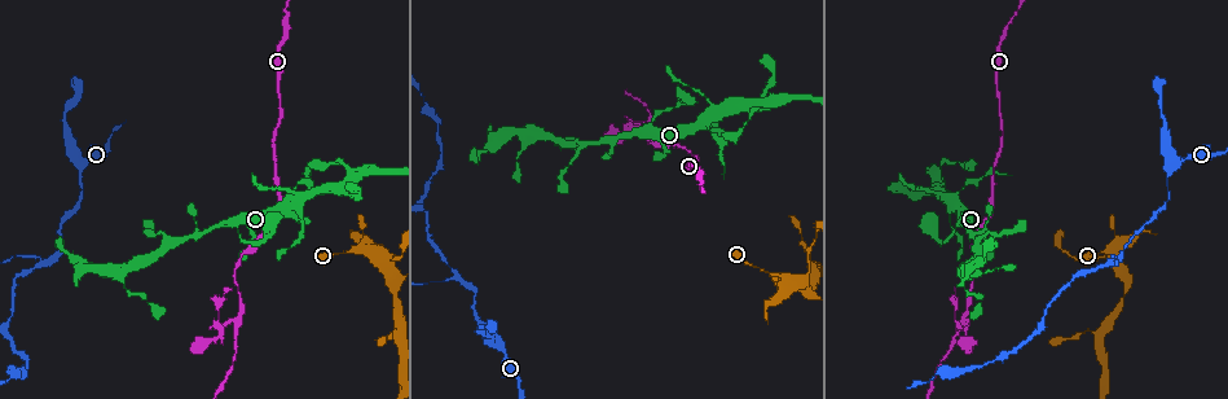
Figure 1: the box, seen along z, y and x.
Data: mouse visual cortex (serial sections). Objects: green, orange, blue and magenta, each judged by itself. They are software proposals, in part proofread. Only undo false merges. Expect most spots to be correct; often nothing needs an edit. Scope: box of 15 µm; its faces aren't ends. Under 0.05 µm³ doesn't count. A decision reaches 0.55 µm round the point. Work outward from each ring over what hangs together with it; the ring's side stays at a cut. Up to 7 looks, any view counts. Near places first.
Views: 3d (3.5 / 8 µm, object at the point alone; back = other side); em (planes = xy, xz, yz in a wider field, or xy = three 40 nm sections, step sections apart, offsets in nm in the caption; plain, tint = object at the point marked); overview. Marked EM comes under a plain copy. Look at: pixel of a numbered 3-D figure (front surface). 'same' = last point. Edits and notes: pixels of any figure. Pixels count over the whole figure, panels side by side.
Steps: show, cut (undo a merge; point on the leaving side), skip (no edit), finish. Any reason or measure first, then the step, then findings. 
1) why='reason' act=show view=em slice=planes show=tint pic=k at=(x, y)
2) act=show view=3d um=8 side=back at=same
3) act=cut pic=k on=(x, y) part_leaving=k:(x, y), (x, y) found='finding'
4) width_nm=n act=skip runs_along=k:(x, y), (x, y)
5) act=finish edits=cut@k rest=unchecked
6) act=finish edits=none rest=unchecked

why='two arms in line, one across' act=show view=3d um=3.5 pic=1 at=(1112, 261)

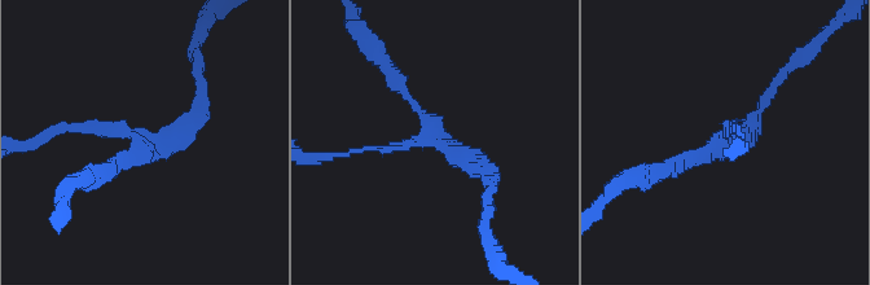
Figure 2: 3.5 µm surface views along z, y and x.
act=show view=em slice=xy step=5 show=tint pic=2 at=(443, 144)

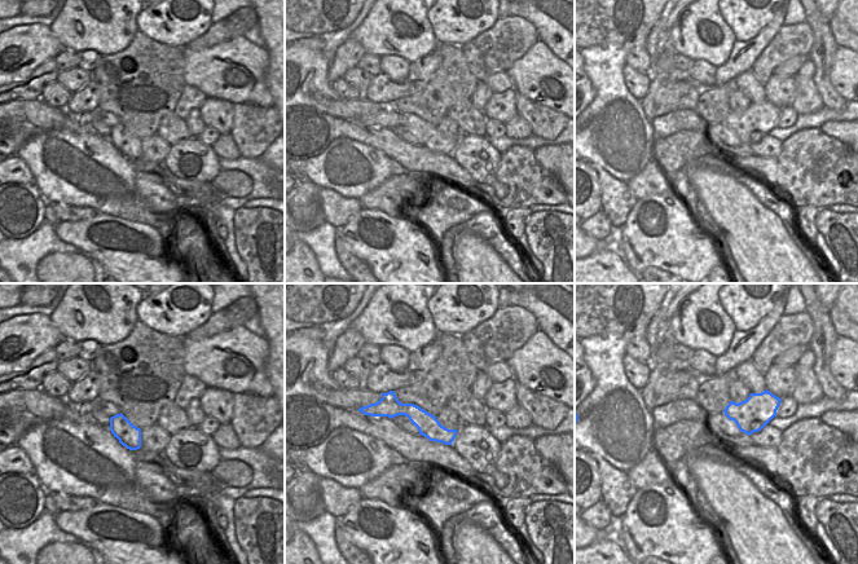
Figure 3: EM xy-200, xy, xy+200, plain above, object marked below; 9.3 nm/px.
act=skip runs_along=3:(378, 408), (453, 432) found='all the same cell'

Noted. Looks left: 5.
why='abrupt turn' act=show view=3d um=3.5 pic=1 at=(216, 325)

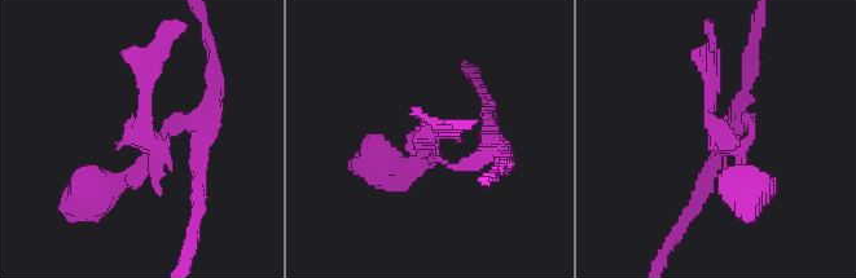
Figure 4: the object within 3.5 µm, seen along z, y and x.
why='need the tissue' act=show view=em slice=planes show=tint pic=4 at=(137, 139)

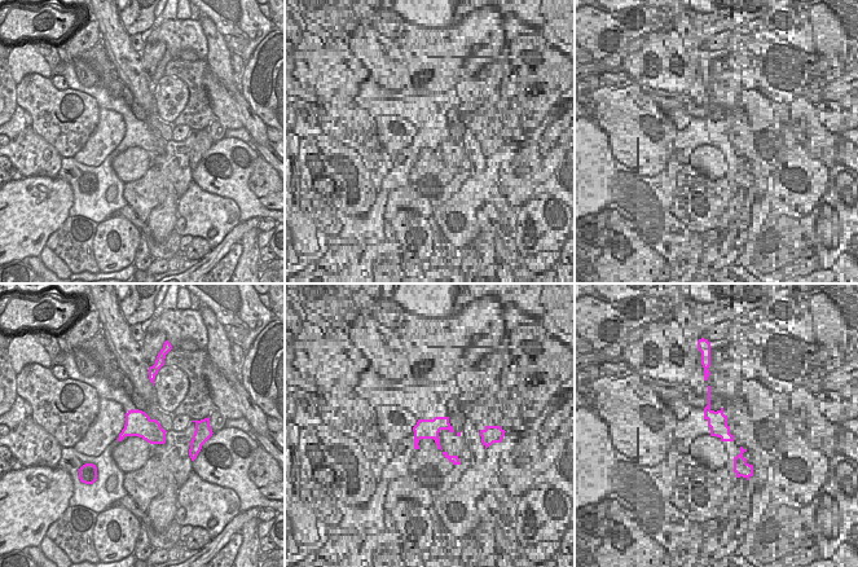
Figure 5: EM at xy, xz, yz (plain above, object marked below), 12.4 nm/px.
act=show view=em slice=xy step=5 show=tint at=same

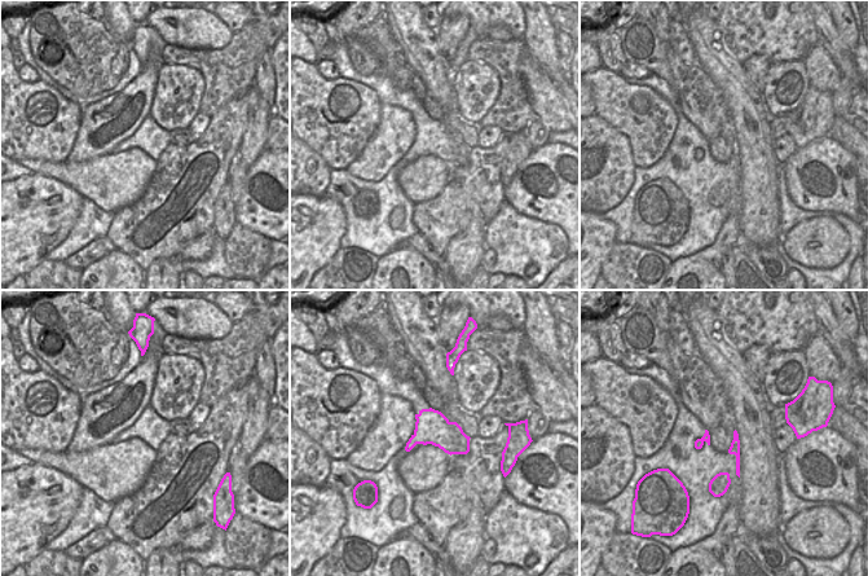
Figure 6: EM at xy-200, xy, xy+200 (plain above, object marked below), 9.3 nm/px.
act=cut pic=4 on=(146, 115) found='two cells meet here'

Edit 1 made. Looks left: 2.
why='branch point' act=show view=3d um=3.5 side=back pic=1 at=(207, 229)

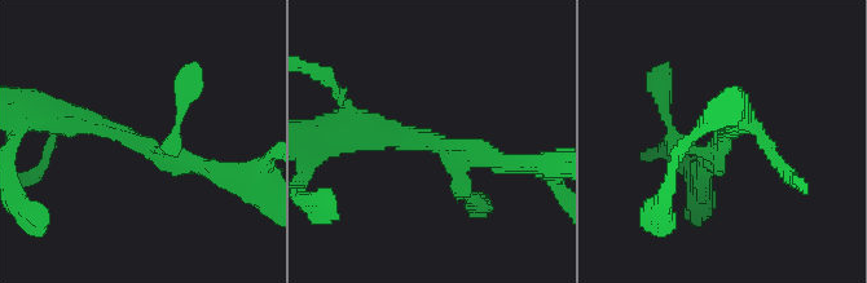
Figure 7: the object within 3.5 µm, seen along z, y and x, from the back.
act=show view=em slice=xy step=5 show=tint pic=7 at=(439, 148)

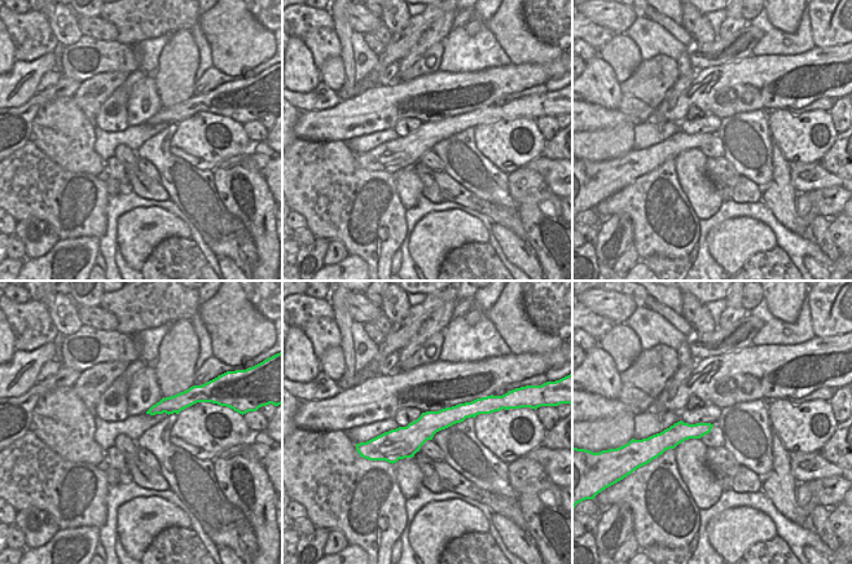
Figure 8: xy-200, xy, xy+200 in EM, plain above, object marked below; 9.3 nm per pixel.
act=skip found='one cell here'

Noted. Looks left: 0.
act=finish edits=cut@4 rest=unchecked

